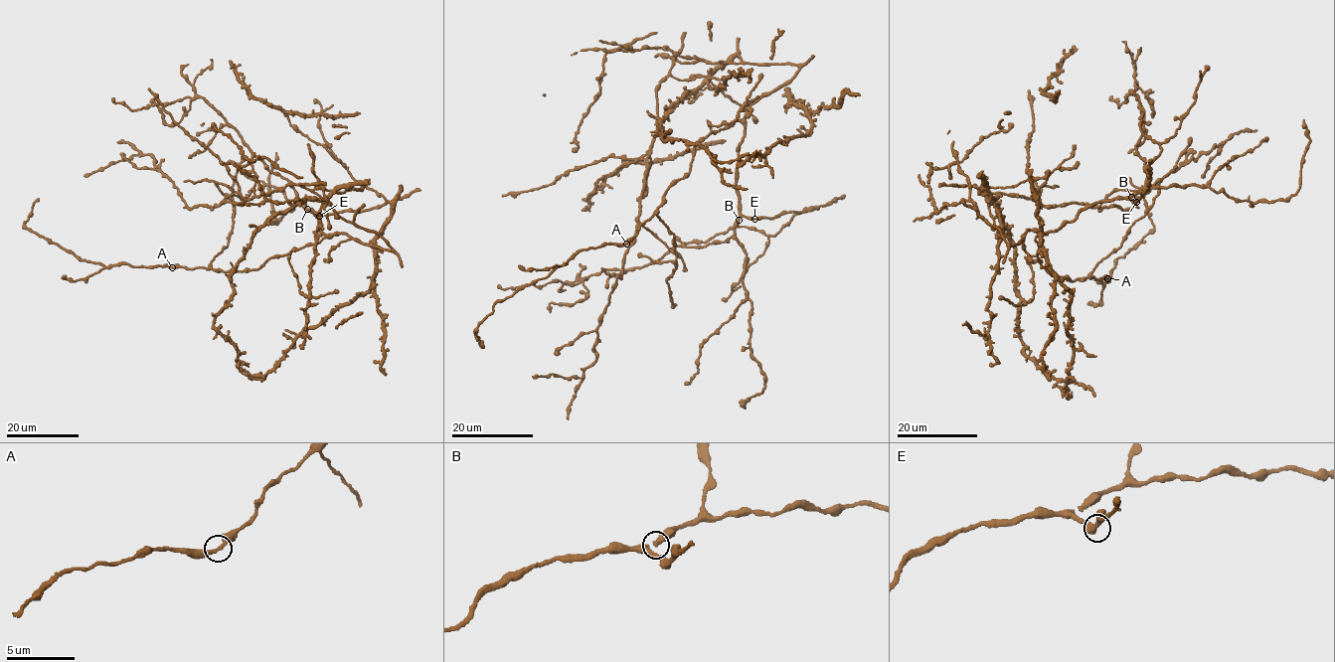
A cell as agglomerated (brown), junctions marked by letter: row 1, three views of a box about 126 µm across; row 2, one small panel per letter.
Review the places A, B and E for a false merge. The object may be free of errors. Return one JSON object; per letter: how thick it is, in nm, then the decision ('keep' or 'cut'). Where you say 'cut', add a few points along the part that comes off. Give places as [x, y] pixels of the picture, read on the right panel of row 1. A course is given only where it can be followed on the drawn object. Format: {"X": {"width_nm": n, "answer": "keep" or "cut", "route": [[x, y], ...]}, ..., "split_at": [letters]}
{"A": {"width_nm": 280, "answer": "keep"}, "B": {"width_nm": 300, "answer": "keep"}, "E": {"width_nm": 320, "answer": "keep"}, "split_at": []}

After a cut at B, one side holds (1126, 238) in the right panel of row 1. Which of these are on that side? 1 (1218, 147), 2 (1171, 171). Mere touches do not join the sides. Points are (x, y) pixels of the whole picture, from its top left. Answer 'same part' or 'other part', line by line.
1: same part
2: same part

